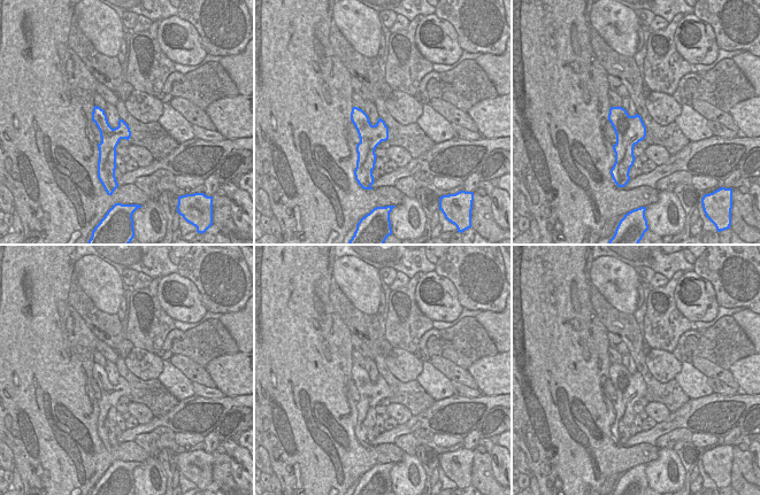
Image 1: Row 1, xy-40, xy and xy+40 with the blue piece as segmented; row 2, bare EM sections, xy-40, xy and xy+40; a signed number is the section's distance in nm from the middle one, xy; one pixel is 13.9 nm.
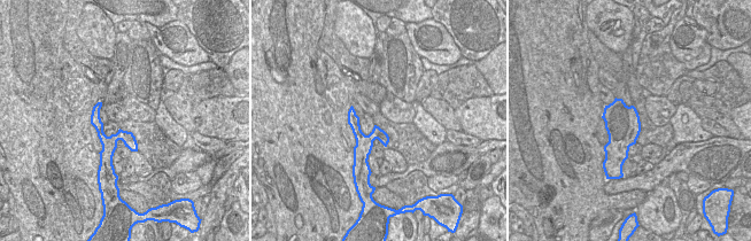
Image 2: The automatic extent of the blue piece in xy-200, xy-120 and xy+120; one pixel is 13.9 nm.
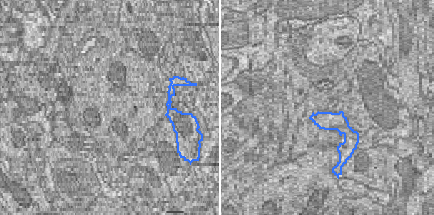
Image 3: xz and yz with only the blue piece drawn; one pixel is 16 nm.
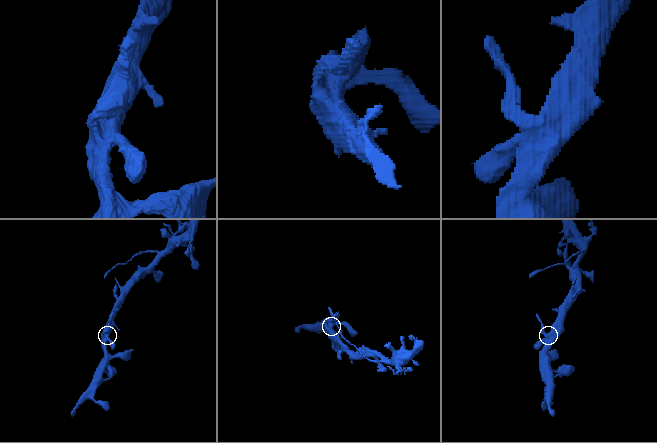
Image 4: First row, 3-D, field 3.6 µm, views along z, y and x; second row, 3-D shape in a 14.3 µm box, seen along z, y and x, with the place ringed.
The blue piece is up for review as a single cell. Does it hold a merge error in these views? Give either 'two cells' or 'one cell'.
one cell

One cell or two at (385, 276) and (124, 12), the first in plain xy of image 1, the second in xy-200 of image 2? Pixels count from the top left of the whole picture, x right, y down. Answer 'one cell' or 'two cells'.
two cells

